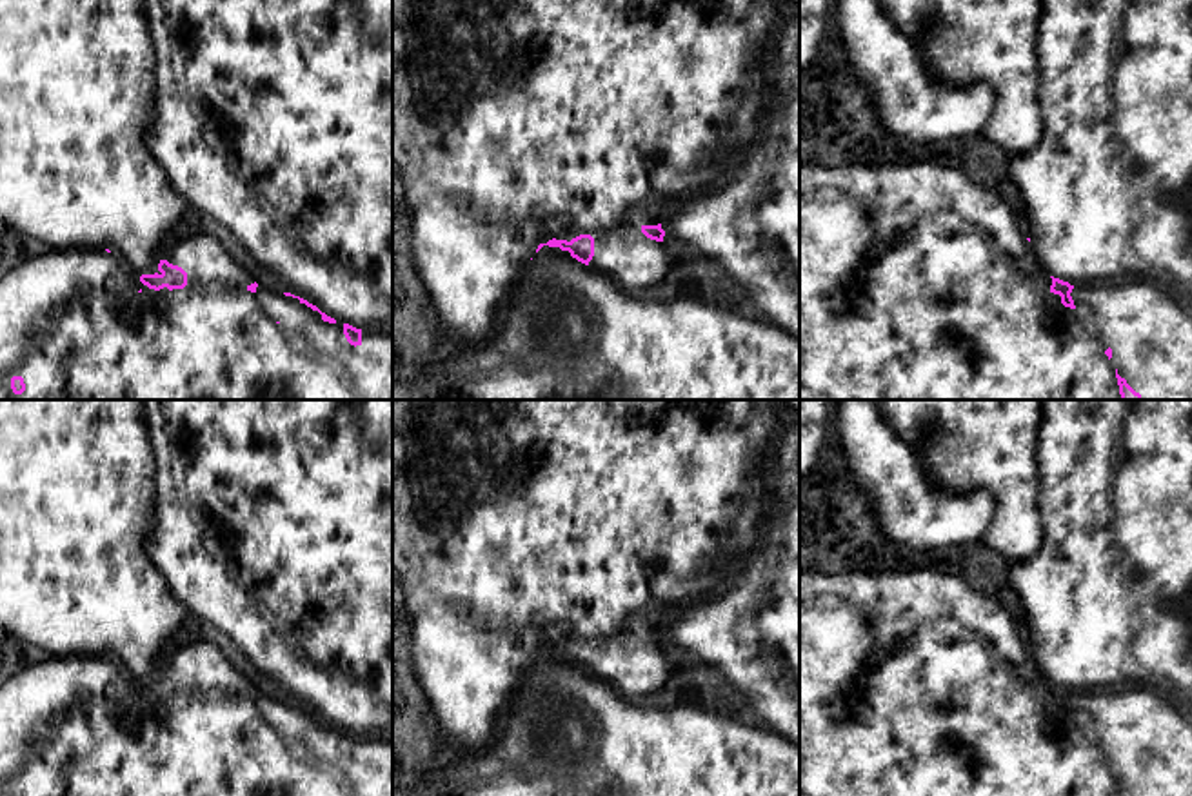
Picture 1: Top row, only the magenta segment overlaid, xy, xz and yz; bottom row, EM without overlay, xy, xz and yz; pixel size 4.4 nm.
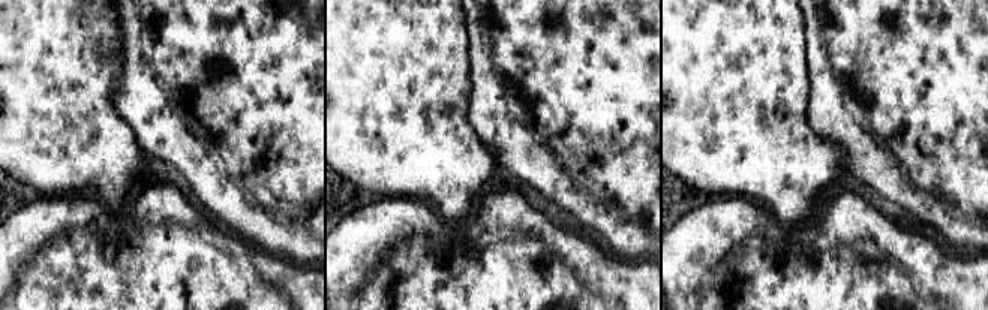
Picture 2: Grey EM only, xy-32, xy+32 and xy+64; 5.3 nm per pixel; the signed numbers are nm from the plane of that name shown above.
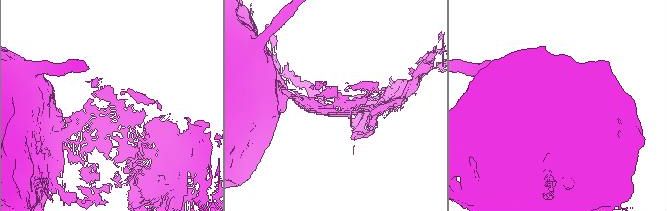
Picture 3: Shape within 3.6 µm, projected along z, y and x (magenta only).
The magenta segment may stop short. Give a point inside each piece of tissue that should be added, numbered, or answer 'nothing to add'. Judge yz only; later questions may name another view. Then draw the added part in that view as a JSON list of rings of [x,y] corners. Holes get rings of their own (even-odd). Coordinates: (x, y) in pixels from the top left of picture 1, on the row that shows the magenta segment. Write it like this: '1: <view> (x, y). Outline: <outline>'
nothing to add

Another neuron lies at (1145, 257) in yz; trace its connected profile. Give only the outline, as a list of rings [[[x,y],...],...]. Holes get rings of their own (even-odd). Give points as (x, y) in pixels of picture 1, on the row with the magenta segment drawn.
[[[1043,0],[1036,49],[1043,136],[1030,151],[1008,153],[1008,174],[1027,207],[1028,238],[1041,267],[1070,285],[1118,278],[1156,280],[1172,291],[1187,289],[1192,303],[1192,0]]]

